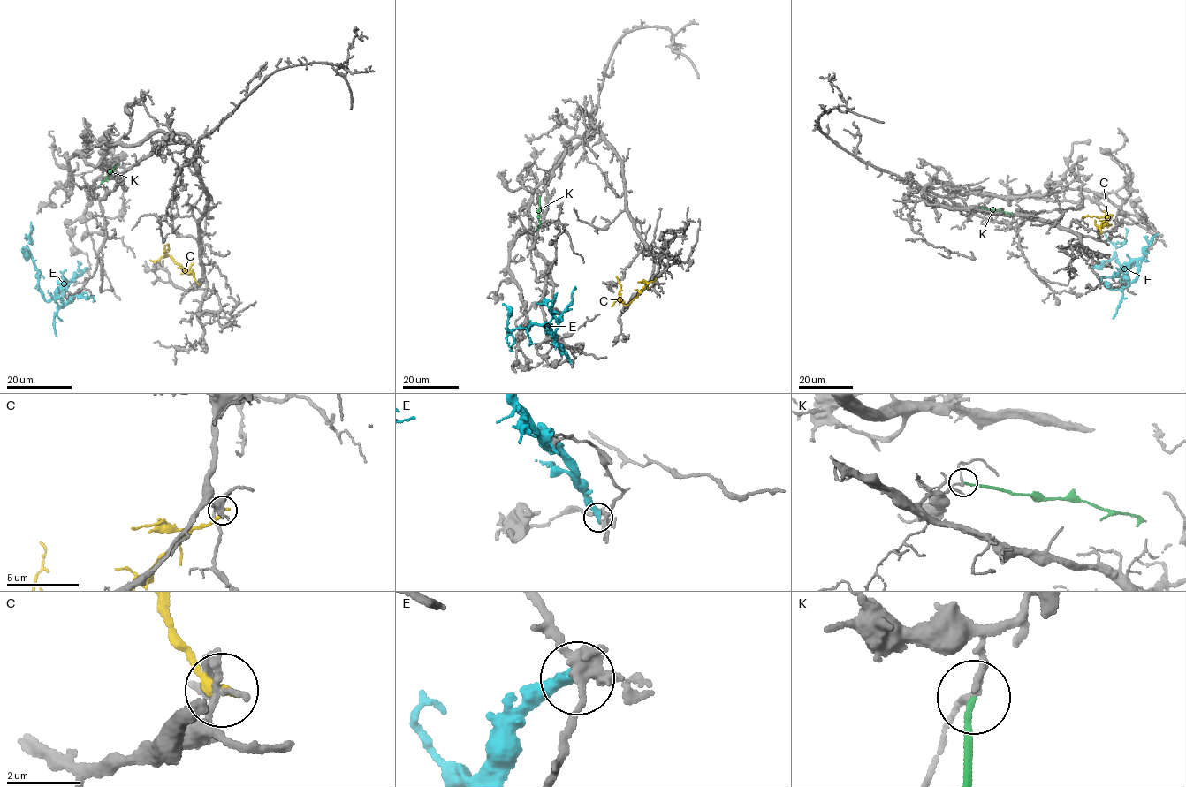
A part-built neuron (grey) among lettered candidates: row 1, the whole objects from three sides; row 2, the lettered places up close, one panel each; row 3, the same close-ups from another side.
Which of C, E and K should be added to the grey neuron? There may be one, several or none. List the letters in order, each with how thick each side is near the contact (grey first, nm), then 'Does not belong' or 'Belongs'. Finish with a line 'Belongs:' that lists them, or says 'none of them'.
C: Thickness 160 nm (grey) against 280 nm. Does not belong
E: Thickness 260 nm (grey) against 400 nm. Does not belong
K: Thickness 80 nm (grey) against 130 nm. Does not belong
Belongs: none of them

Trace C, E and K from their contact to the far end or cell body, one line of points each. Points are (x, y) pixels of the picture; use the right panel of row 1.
C: (1099, 233), (1100, 228), (1111, 215), (1082, 218)
E: (1157, 235), (1144, 253), (1134, 259), (1128, 268), (1128, 285), (1124, 282), (1114, 251), (1126, 238), (1125, 228)
K: (979, 207), (1013, 214)

